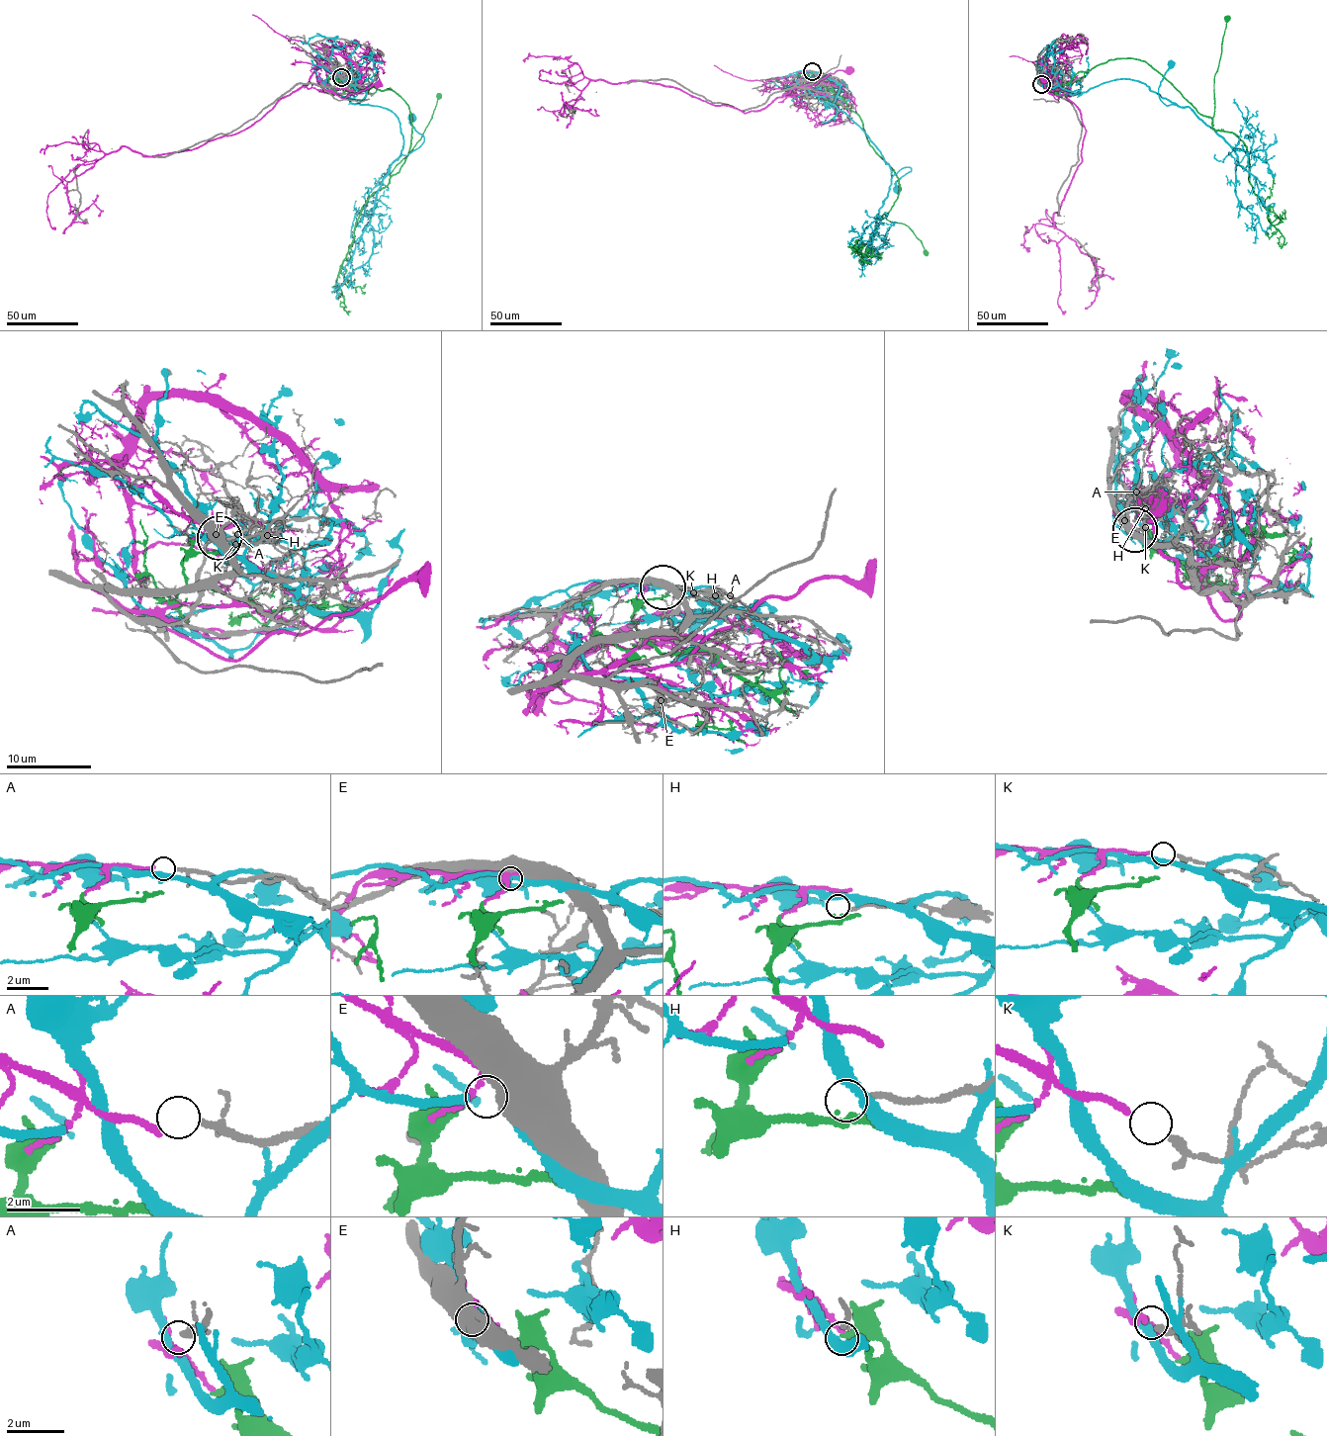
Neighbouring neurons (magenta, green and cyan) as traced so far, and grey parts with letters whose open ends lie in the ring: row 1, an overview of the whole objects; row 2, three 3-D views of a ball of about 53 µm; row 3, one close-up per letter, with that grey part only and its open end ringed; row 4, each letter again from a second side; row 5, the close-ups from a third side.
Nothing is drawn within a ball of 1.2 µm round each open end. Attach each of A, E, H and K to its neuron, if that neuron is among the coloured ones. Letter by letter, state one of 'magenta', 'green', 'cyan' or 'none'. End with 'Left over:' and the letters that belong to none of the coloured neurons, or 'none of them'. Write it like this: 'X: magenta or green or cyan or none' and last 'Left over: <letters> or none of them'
A: none
E: none
H: none
K: magenta
Left over: A, E, H

